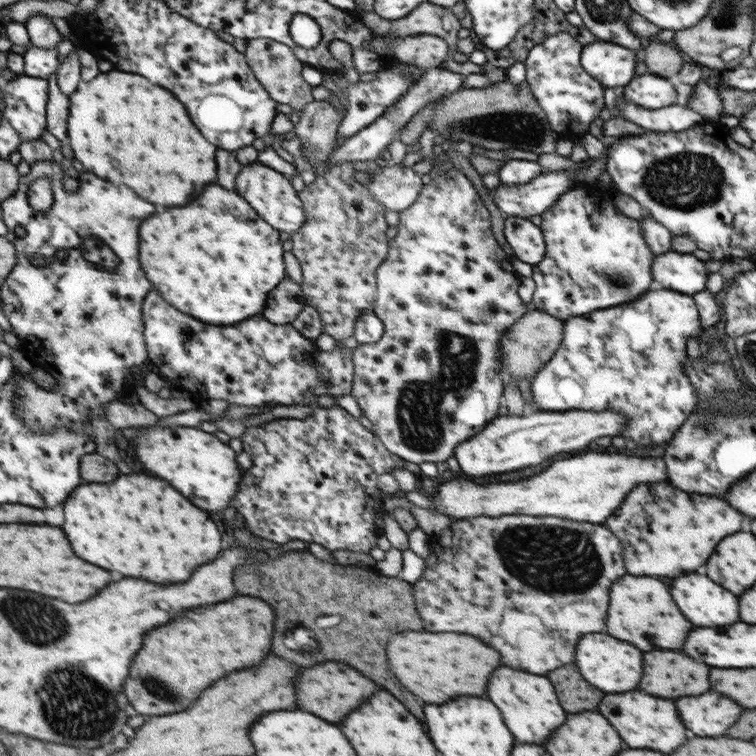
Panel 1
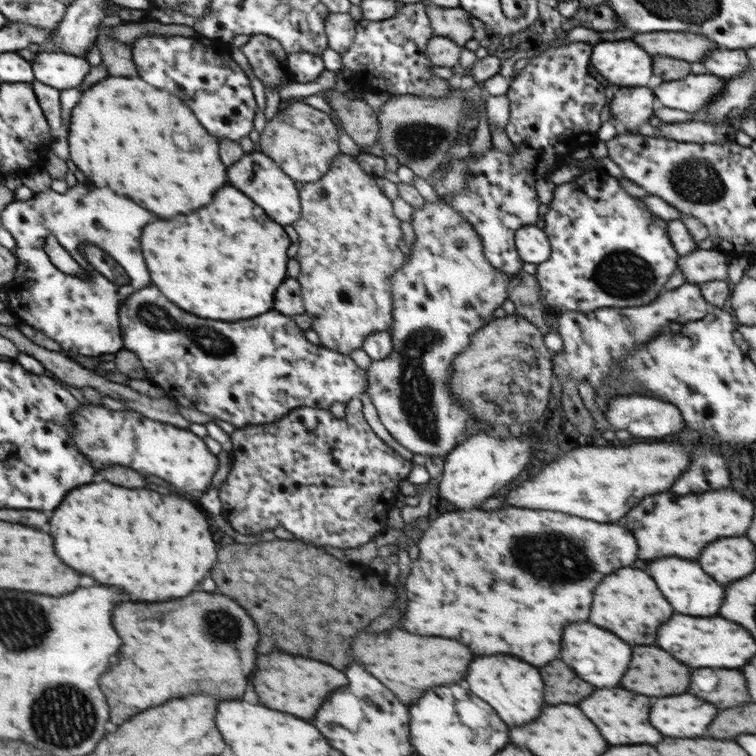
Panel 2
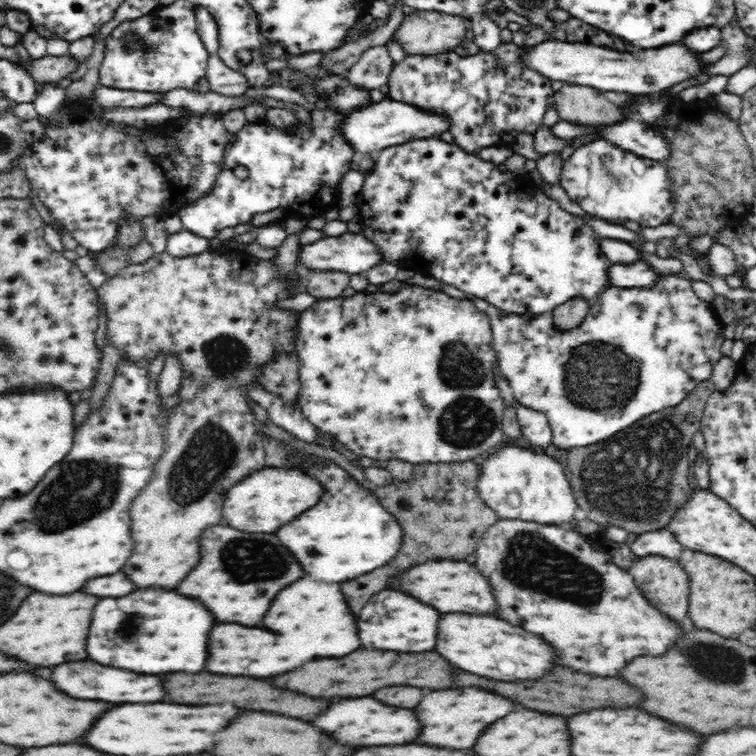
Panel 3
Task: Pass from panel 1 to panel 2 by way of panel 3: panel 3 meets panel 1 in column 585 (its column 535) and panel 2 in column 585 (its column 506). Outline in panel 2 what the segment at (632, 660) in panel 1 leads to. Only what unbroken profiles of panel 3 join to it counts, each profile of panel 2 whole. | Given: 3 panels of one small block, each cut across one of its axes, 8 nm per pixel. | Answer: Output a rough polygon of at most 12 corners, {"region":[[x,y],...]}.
{"region":[[589,622],[565,628],[559,660],[597,688],[617,686],[629,646]]}

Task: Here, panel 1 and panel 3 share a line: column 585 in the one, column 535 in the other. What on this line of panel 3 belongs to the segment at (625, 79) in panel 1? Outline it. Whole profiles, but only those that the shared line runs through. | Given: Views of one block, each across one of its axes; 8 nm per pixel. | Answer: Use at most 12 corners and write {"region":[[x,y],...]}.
{"region":[[545,40],[523,66],[604,93],[659,94],[694,78],[694,54]]}

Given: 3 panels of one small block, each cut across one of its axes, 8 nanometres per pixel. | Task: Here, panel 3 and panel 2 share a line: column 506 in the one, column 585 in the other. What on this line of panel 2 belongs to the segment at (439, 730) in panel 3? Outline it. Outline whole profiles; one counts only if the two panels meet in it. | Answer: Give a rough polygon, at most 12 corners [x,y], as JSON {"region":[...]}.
{"region":[[599,688],[579,706],[605,740],[651,744],[651,700],[623,688]]}

